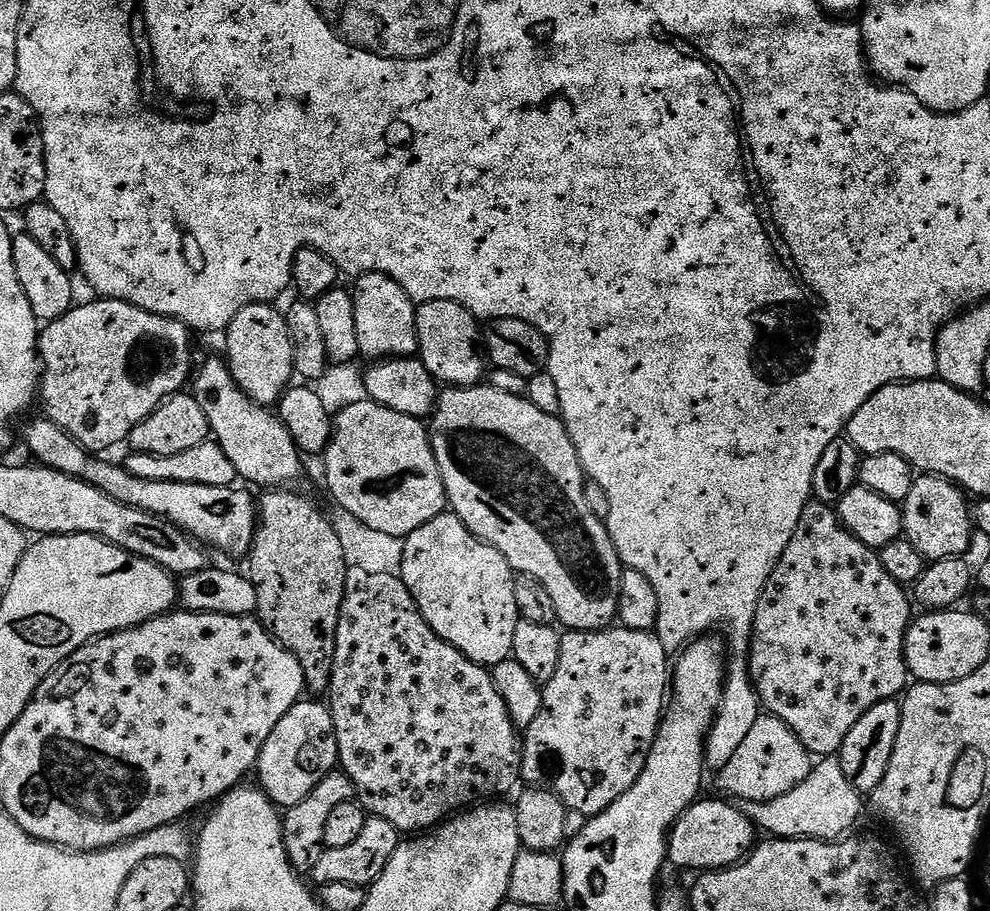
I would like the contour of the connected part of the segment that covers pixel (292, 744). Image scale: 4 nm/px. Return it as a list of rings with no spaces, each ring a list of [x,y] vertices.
[[[301,699],[288,711],[286,718],[274,726],[270,738],[266,738],[266,746],[262,746],[258,784],[277,809],[287,810],[298,806],[298,802],[302,802],[302,798],[306,798],[306,794],[310,794],[310,790],[314,790],[314,786],[318,786],[318,782],[322,782],[322,778],[337,767],[340,755],[332,713],[327,703],[320,701],[319,704],[316,700],[319,699]]]

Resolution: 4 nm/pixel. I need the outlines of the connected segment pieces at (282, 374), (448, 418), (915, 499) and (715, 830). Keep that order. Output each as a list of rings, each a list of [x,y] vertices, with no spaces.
[[[271,303],[251,304],[238,314],[226,329],[228,356],[226,363],[240,389],[256,404],[279,405],[294,380],[294,346],[290,342],[288,318]]]
[[[448,386],[439,393],[436,401],[436,411],[430,417],[430,435],[434,458],[438,462],[438,470],[442,474],[442,482],[448,495],[448,508],[455,516],[483,544],[494,546],[494,550],[502,553],[508,565],[512,567],[513,573],[522,576],[533,576],[538,578],[538,582],[542,582],[542,586],[546,586],[546,591],[550,593],[550,599],[554,601],[556,620],[565,629],[573,632],[597,632],[603,628],[613,627],[620,611],[620,580],[624,577],[625,569],[618,558],[618,550],[614,550],[614,542],[608,533],[607,523],[594,518],[594,514],[590,514],[586,510],[584,468],[580,464],[578,454],[574,450],[574,442],[566,430],[563,419],[560,416],[542,414],[542,410],[538,410],[538,406],[534,406],[523,396],[515,396],[491,386],[477,386],[474,388]]]
[[[920,474],[912,481],[912,489],[910,494],[906,494],[906,498],[902,501],[902,511],[904,514],[904,530],[902,533],[903,539],[908,540],[914,546],[914,550],[918,550],[918,554],[922,554],[925,561],[931,562],[934,560],[951,560],[953,558],[960,558],[965,555],[964,551],[972,544],[972,532],[974,536],[974,516],[970,511],[970,504],[968,508],[969,497],[962,491],[960,485],[952,483],[950,480],[945,480],[942,476],[933,476],[931,474]]]
[[[724,798],[704,799],[697,799],[696,803],[690,805],[676,819],[668,834],[667,863],[671,867],[673,864],[676,868],[700,868],[696,870],[730,868],[739,864],[757,843],[758,828],[748,819],[747,811],[740,809],[739,812],[735,803]]]

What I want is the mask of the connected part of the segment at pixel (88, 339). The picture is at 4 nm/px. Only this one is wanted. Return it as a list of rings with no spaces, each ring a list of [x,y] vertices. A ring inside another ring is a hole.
[[[107,298],[93,299],[93,304],[77,303],[62,318],[51,321],[48,328],[39,333],[38,351],[40,354],[40,363],[42,365],[42,375],[38,389],[39,403],[44,403],[43,415],[49,420],[53,420],[66,434],[74,437],[78,443],[93,454],[104,454],[107,448],[112,448],[115,444],[123,445],[128,439],[128,435],[137,428],[143,420],[150,418],[158,405],[167,400],[169,396],[175,396],[176,393],[185,391],[186,385],[193,379],[194,363],[192,364],[192,336],[188,325],[175,320],[169,316],[159,316],[153,312],[147,312],[145,308],[139,308],[129,304],[126,300],[109,300]]]

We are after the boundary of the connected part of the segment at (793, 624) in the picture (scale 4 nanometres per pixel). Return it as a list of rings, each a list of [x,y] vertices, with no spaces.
[[[810,502],[806,510],[802,510],[802,518],[798,518],[798,530],[794,530],[794,538],[790,538],[790,546],[786,546],[786,554],[774,566],[774,574],[770,574],[770,582],[766,582],[766,590],[762,590],[762,598],[758,602],[756,617],[752,623],[752,647],[748,649],[748,669],[752,675],[752,685],[756,687],[757,694],[760,695],[760,702],[763,711],[769,716],[777,716],[806,746],[806,750],[816,758],[832,758],[837,755],[846,742],[846,734],[858,726],[858,718],[866,714],[874,706],[878,706],[887,700],[896,700],[909,687],[910,673],[906,654],[904,653],[904,643],[908,633],[908,625],[914,619],[913,601],[906,593],[905,585],[894,582],[886,570],[882,570],[882,562],[879,555],[873,549],[868,548],[850,530],[842,526],[840,517],[836,515],[835,507],[819,502]]]

